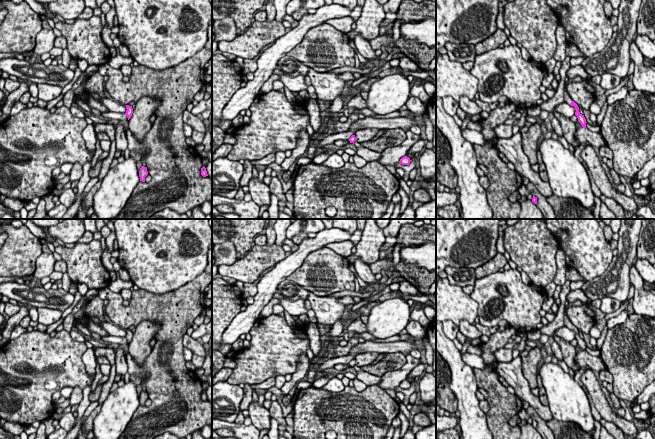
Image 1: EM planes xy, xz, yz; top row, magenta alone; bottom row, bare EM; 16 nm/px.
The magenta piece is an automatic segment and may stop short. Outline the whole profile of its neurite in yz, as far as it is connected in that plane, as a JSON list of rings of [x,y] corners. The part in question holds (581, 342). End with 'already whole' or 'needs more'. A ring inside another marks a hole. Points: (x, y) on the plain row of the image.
[[[575,301],[573,303],[568,303],[567,306],[565,306],[565,313],[564,313],[564,325],[568,328],[570,328],[571,330],[574,330],[575,331],[575,339],[577,340],[578,342],[578,345],[580,346],[580,348],[582,349],[583,352],[586,352],[586,343],[584,341],[584,339],[582,339],[580,336],[579,336],[579,331],[578,329],[571,323],[571,321],[569,320],[568,318],[568,315],[567,315],[567,309],[571,306],[581,306],[583,304],[582,301]]]; needs more

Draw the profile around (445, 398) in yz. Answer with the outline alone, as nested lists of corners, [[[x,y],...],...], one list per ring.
[[[436,350],[436,405],[449,413],[458,410],[458,401],[450,389],[451,371],[449,365]]]

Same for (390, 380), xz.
[[[410,354],[406,356],[406,364],[398,370],[386,372],[381,376],[381,381],[377,384],[383,390],[394,390],[400,383],[407,379],[410,372],[422,362],[421,358],[414,358]]]

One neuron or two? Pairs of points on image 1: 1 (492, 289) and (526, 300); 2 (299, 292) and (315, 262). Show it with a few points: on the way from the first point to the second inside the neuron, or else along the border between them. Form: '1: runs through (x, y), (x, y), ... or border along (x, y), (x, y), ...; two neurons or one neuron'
1: runs through (498, 281), (505, 282), (517, 294); one neuron
2: border along (286, 279), (292, 280), (310, 291); two neurons

